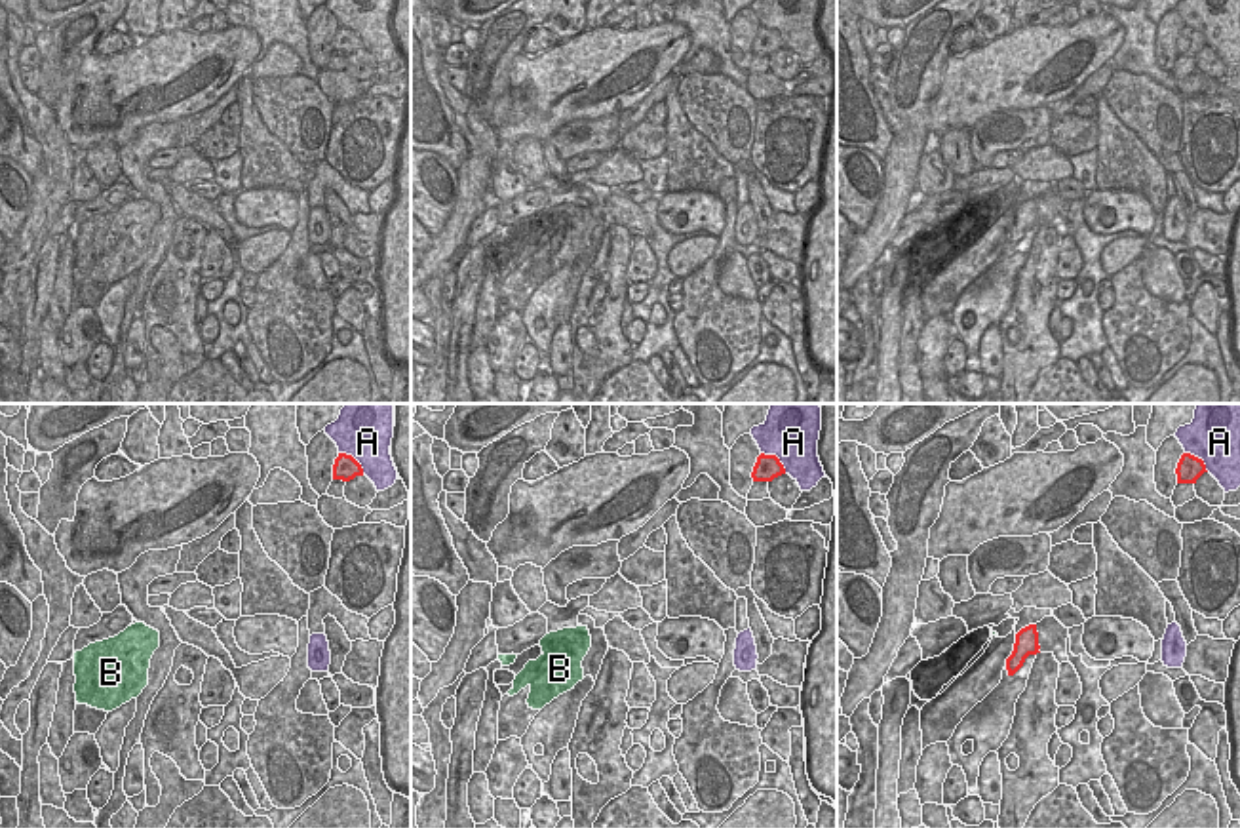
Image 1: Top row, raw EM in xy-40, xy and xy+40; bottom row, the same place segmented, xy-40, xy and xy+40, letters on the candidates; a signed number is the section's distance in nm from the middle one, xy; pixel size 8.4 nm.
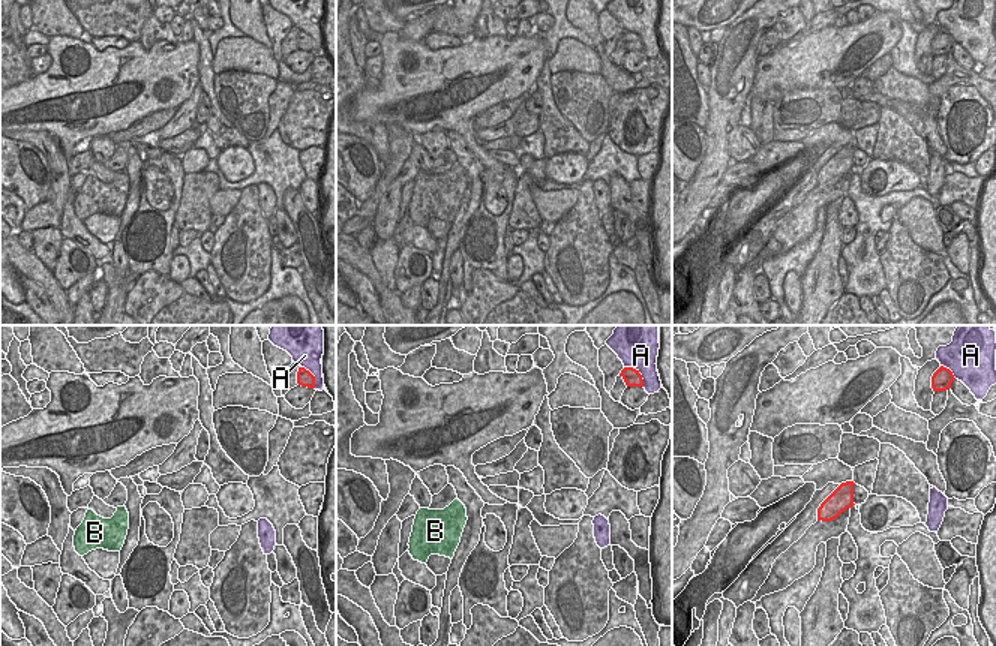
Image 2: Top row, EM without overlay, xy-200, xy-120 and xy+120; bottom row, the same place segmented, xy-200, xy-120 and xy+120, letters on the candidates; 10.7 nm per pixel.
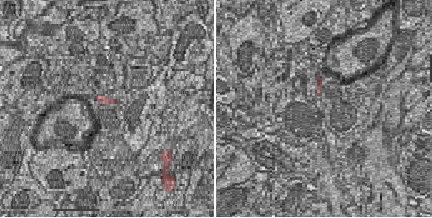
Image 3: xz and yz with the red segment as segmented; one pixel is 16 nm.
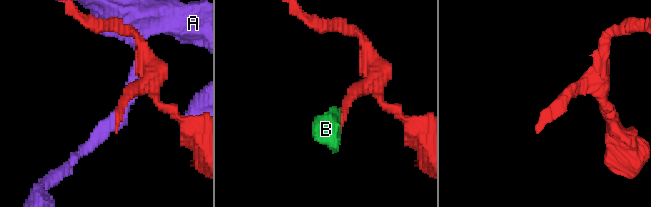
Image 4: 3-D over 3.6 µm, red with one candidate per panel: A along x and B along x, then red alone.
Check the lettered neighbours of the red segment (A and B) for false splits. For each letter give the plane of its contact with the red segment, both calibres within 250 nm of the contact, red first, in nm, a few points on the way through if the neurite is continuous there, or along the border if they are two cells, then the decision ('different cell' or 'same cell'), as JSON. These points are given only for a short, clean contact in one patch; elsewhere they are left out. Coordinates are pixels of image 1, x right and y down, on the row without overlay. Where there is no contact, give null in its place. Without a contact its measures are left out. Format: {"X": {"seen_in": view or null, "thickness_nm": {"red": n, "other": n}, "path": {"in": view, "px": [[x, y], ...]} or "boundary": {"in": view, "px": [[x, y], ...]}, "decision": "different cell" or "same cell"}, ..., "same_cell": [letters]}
{"A": {"seen_in": "xy", "thickness_nm": {"red": 220, "other": 360}, "decision": "different cell"}, "B": {"seen_in": null, "decision": "same cell"}, "same_cell": ["B"]}

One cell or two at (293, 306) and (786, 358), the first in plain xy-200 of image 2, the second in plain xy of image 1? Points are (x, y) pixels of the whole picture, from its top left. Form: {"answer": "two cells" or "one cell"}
{"answer": "two cells"}

